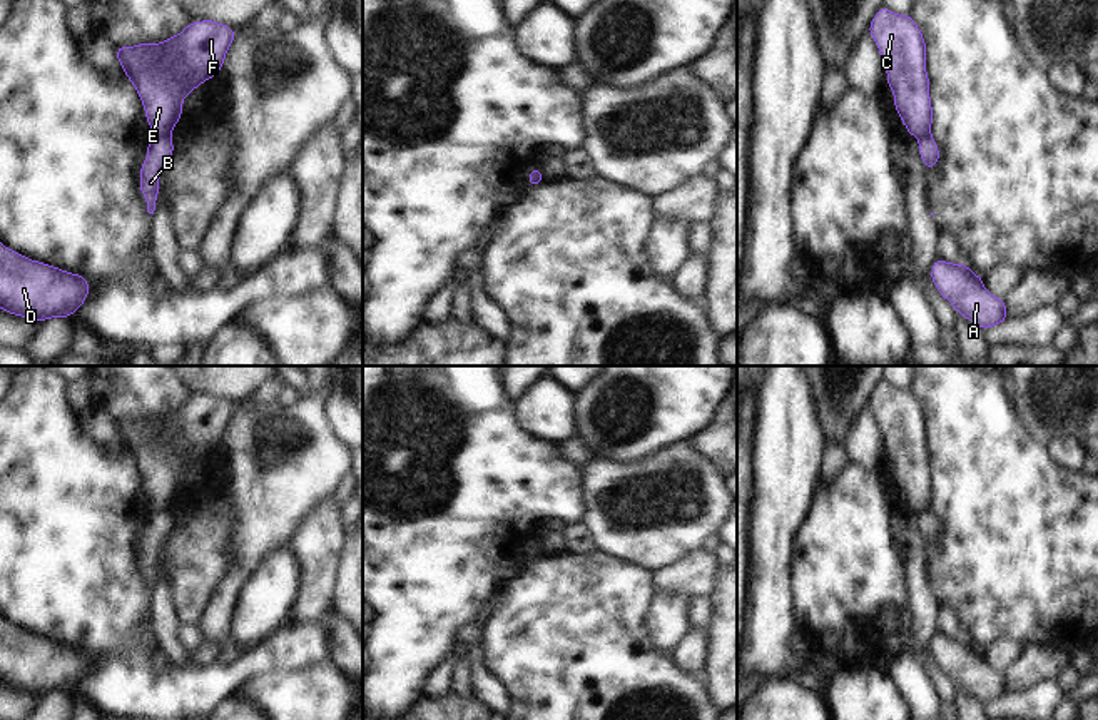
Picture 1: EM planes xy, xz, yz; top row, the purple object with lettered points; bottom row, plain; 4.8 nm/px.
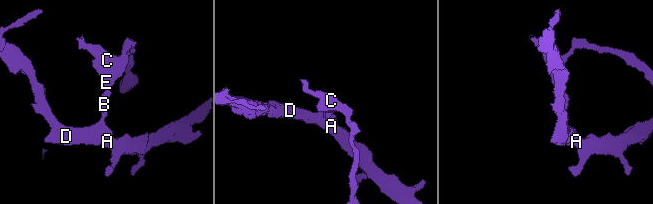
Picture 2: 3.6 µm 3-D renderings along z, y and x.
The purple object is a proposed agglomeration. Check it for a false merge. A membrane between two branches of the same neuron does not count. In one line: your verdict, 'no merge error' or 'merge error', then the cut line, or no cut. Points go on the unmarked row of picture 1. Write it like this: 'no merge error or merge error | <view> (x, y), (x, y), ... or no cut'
merge error | xy (169, 510), (156, 512)

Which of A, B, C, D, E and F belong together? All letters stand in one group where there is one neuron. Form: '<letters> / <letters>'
A B D / C E F

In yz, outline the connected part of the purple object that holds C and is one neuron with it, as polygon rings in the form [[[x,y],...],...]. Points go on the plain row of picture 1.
[[[881,379],[869,398],[869,408],[886,438],[894,481],[907,508],[918,513],[931,510],[933,481],[926,448],[926,416],[912,389],[897,389]]]

